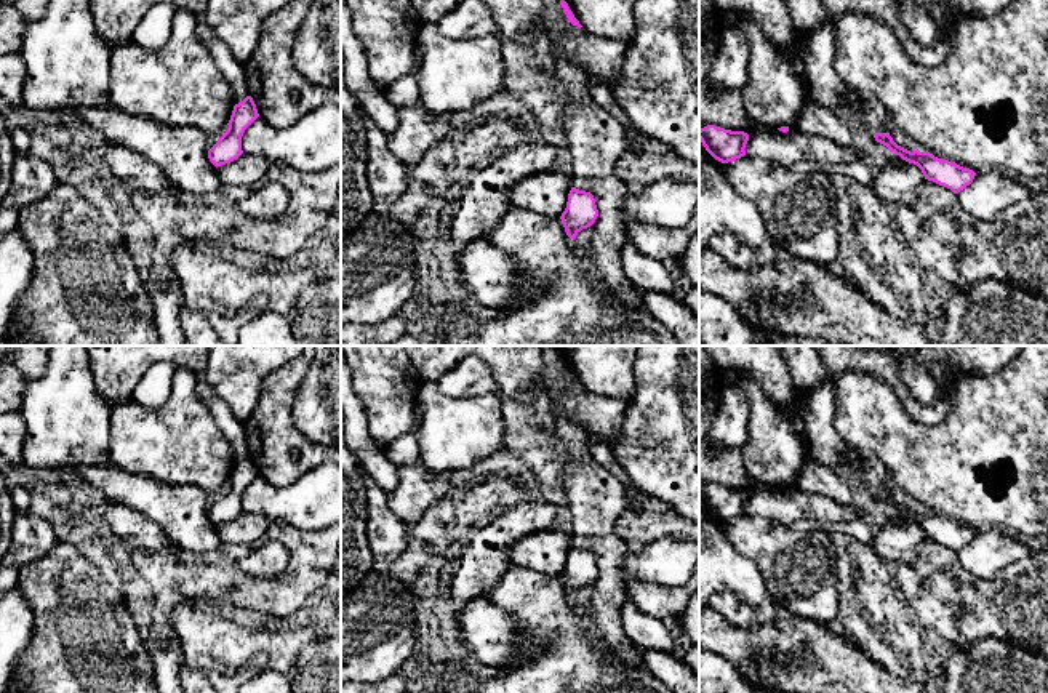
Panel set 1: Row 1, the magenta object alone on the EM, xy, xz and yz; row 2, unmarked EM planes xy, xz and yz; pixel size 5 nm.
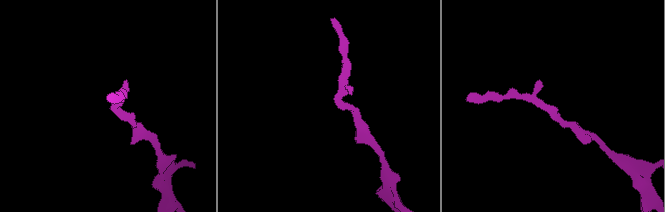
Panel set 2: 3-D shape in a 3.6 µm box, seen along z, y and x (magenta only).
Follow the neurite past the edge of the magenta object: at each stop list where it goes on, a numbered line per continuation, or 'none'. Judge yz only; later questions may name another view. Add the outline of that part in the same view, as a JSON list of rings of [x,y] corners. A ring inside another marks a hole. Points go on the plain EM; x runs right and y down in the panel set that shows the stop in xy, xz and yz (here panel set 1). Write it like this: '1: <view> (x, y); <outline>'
none

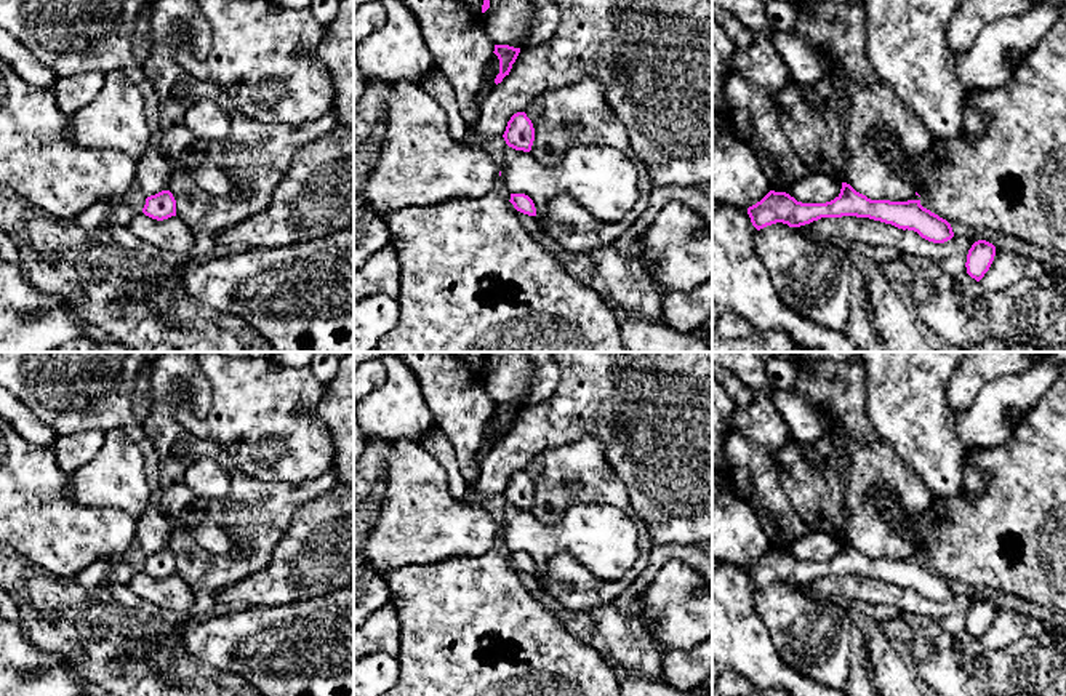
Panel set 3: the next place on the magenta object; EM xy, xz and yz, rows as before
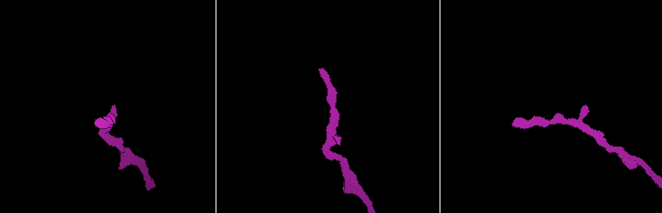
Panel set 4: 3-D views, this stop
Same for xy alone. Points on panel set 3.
none

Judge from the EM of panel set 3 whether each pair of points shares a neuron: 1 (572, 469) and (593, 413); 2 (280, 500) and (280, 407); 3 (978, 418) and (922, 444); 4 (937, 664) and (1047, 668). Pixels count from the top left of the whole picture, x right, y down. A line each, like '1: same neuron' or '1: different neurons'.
1: different neurons
2: different neurons
3: different neurons
4: same neuron

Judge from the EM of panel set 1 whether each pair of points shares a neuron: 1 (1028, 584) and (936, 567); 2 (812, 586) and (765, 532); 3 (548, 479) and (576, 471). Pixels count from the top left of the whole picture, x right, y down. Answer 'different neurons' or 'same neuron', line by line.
1: same neuron
2: same neuron
3: different neurons

